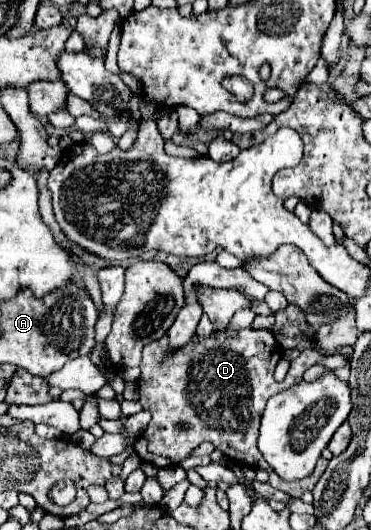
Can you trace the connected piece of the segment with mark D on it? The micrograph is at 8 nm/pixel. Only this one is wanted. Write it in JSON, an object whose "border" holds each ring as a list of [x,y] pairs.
{"border":[[[244,328],[238,334],[214,332],[204,340],[194,338],[190,344],[186,344],[186,348],[174,352],[174,356],[162,362],[162,352],[166,348],[168,340],[164,336],[146,344],[142,350],[138,394],[142,406],[154,414],[146,432],[134,444],[144,462],[152,462],[158,468],[176,466],[188,456],[190,450],[206,440],[212,442],[228,460],[245,462],[252,468],[266,470],[270,474],[268,482],[294,498],[300,498],[306,490],[312,490],[329,461],[320,457],[310,476],[298,482],[284,482],[274,474],[258,450],[258,424],[270,396],[302,382],[302,374],[314,364],[326,364],[326,360],[332,360],[332,370],[346,366],[348,360],[344,356],[336,354],[334,358],[328,358],[312,348],[302,350],[300,356],[292,360],[288,378],[284,378],[284,382],[274,382],[272,372],[280,358],[280,348],[274,334],[268,330]]]}

